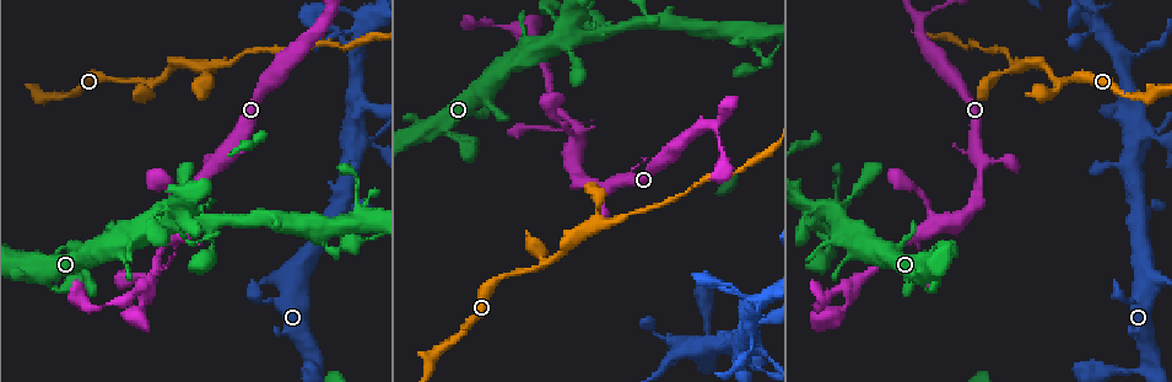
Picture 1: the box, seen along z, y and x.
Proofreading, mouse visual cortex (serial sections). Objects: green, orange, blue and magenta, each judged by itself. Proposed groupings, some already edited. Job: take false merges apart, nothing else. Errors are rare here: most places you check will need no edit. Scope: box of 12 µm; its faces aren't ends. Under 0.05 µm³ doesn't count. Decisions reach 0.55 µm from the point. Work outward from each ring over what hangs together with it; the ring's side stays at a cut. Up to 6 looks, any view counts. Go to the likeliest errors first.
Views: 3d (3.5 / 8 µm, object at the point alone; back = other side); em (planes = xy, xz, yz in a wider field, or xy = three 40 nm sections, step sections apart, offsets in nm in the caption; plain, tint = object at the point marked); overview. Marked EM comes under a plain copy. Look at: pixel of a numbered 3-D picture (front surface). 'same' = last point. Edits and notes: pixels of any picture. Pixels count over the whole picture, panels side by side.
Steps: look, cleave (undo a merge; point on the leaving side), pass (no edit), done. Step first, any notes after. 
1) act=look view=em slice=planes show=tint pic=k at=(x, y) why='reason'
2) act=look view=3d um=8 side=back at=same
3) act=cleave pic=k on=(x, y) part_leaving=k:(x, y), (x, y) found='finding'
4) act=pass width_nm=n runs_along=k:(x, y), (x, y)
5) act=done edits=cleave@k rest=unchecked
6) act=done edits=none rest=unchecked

act=look view=3d um=3.5 pic=1 at=(570, 121) why='small branch off a trunk'

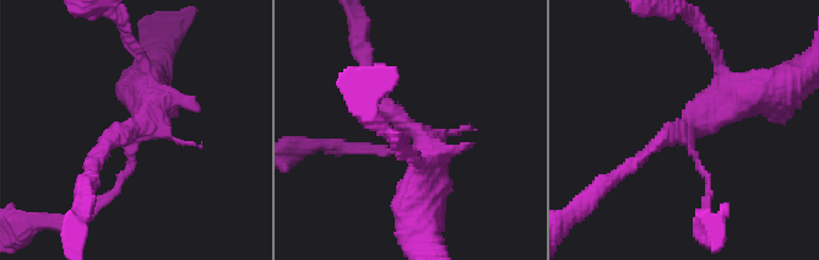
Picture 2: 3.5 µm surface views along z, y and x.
act=pass runs_along=2:(743, 93), (628, 164) found='continuous, no second cell'

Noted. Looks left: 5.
act=look view=em slice=xy step=3 show=tint pic=1 at=(565, 33) why='small branch off a trunk'

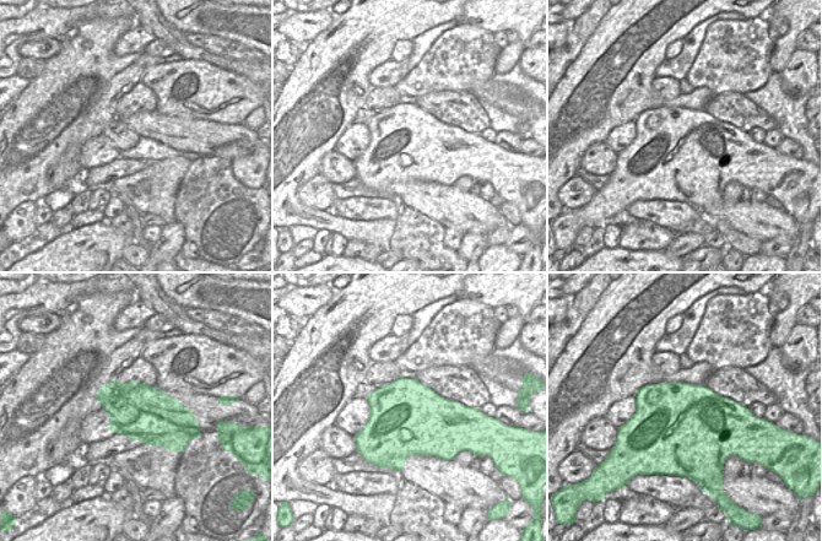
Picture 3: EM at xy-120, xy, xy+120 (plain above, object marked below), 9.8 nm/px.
act=look view=3d um=3.5 at=same why='see where the arms go'

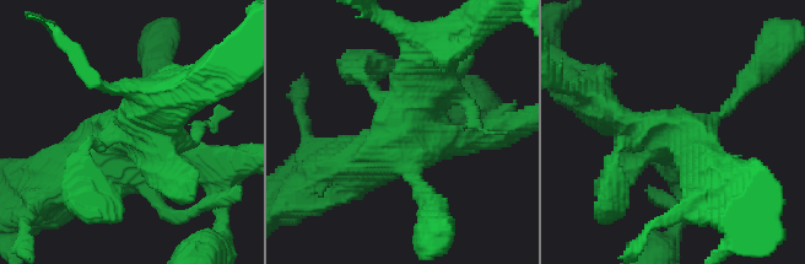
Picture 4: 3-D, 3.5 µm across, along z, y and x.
act=pass runs_along=4:(341, 173), (427, 139), (484, 136) found='continuous, no second cell'

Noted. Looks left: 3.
act=look view=3d um=3.5 pic=1 at=(139, 288) why='three arms meet'

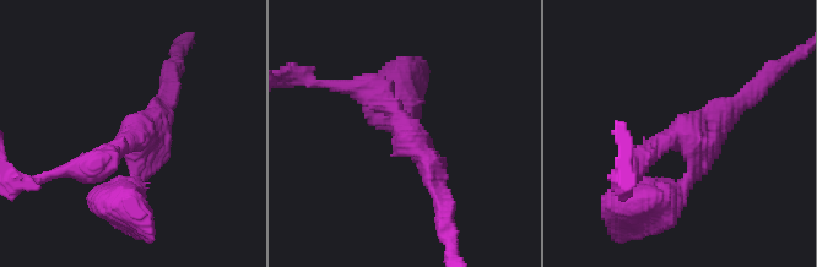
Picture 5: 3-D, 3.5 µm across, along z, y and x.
act=look view=em slice=planes show=tint pic=5 at=(413, 138)

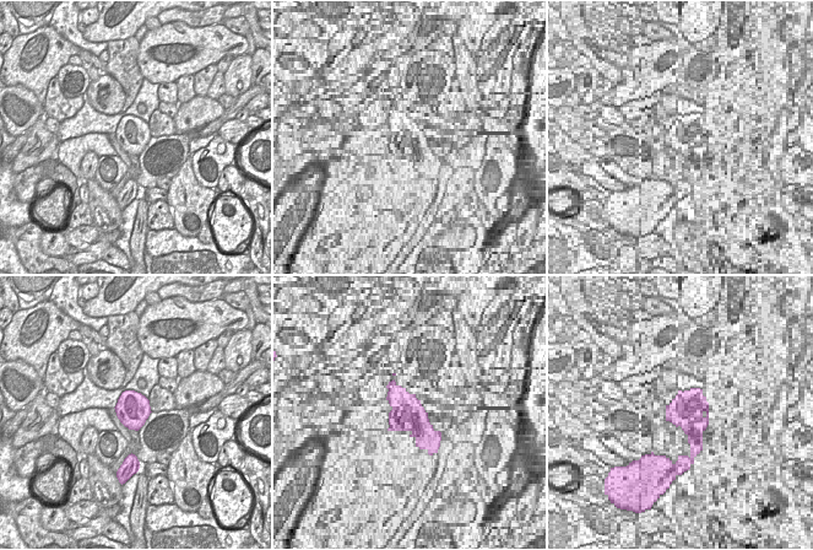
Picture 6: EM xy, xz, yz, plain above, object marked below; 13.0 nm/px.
act=pass width_nm=460 runs_along=5:(745, 101), (663, 199) found='all the same cell'

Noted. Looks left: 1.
act=done edits=none rest=unchecked

